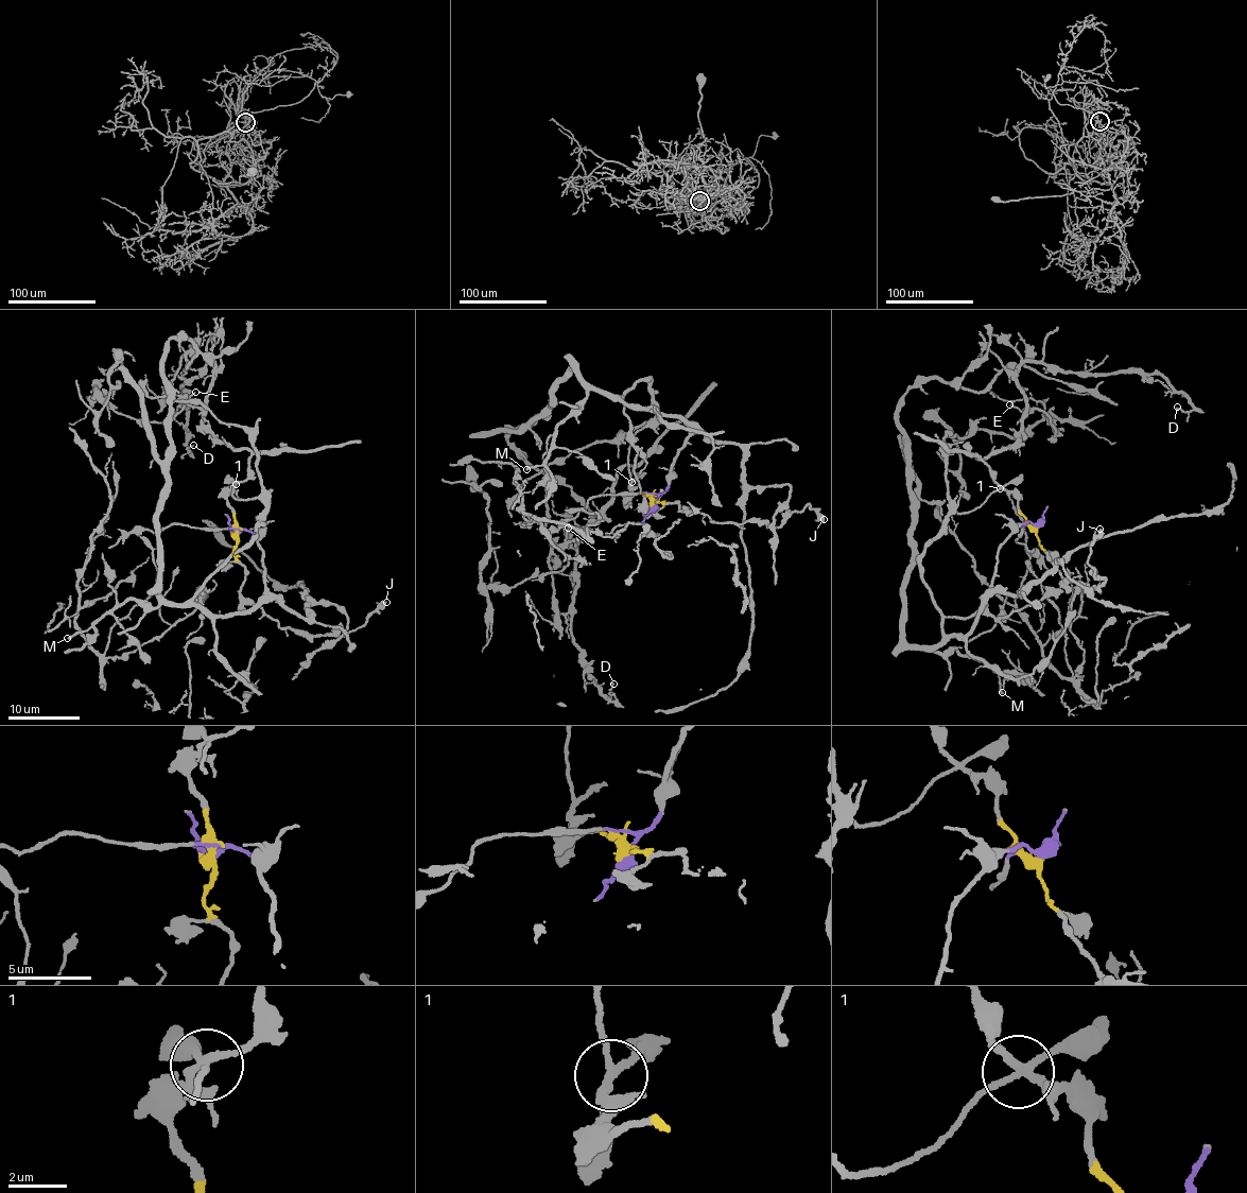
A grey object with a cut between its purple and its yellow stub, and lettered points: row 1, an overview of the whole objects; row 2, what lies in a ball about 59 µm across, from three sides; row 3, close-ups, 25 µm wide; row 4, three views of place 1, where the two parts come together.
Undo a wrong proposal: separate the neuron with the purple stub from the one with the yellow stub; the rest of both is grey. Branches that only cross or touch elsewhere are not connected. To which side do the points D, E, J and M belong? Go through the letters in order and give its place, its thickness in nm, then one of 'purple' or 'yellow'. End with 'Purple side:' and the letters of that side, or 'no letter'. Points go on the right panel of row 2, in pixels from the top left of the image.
D: place (1177, 407); calibre 150 nm; yellow
E: place (1009, 404); calibre 160 nm; yellow
J: place (1100, 529); calibre 320 nm; yellow
M: place (1002, 692); calibre 240 nm; purple
Purple side: M

